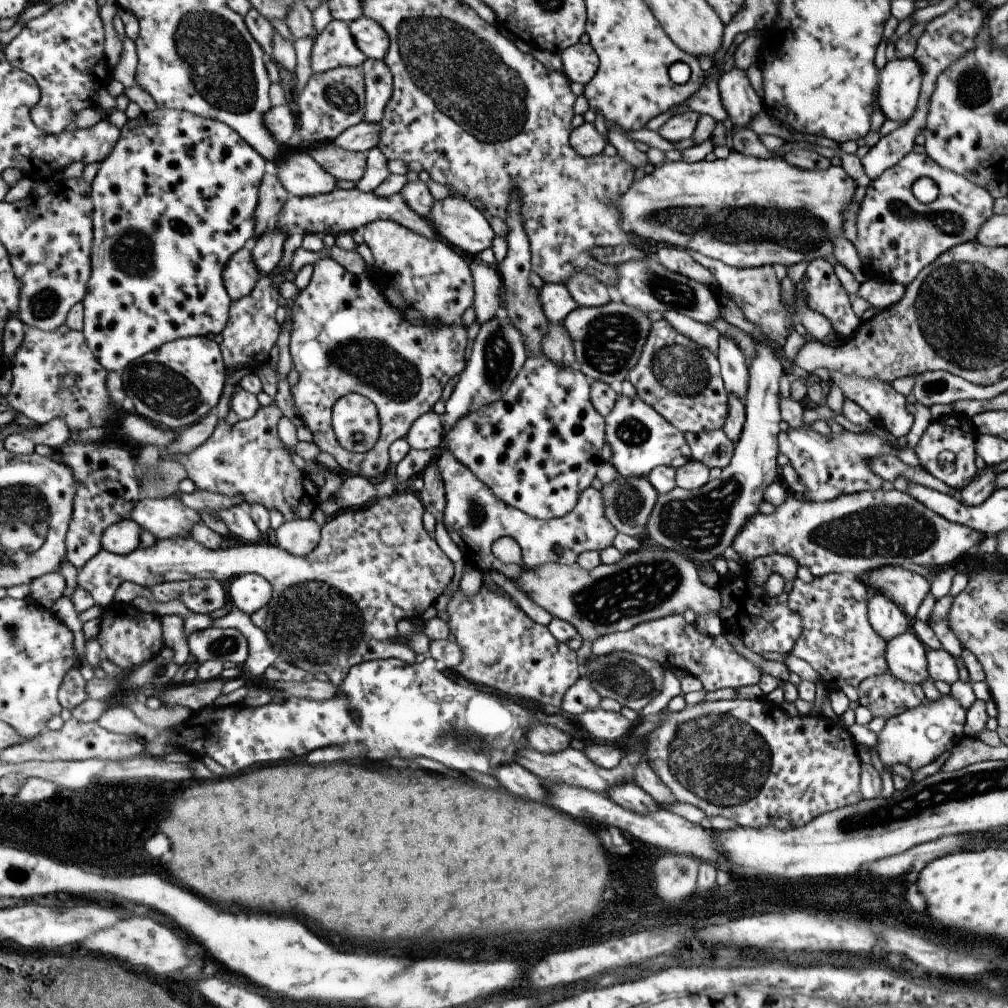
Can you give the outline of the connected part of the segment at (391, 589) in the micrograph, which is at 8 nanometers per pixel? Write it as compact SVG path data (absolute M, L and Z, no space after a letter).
M407 489L378 498L365 508L343 510L329 517L328 522L321 526L319 545L305 557L296 557L272 544L242 544L210 550L192 538L156 539L150 548L140 546L125 555L103 548L78 570L77 586L88 590L95 604L103 608L113 602L116 589L122 582L152 586L198 578L214 579L228 585L244 574L259 574L270 582L273 590L265 607L268 614L263 631L279 659L303 668L312 676L324 673L334 686L340 686L350 668L366 661L394 657L406 664L416 663L415 652L410 650L410 646L398 642L396 626L404 619L421 620L424 611L436 604L438 596L443 594L454 576L454 564L424 528L424 511L419 496Z

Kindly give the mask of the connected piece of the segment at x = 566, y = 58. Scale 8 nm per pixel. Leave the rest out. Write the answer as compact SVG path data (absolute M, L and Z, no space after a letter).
M578 43L560 53L564 73L571 82L588 84L599 67L597 52L590 43Z

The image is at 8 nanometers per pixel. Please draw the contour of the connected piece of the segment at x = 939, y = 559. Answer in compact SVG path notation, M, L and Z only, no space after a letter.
M896 489L867 490L856 494L844 494L832 502L810 502L790 493L788 500L775 506L772 514L754 514L734 538L732 548L740 555L748 566L757 558L781 554L796 560L798 566L810 570L818 578L825 574L847 574L853 578L865 580L870 572L882 566L906 566L910 563L920 564L928 568L949 565L974 550L985 535L973 528L952 522L937 512L930 510L909 494Z

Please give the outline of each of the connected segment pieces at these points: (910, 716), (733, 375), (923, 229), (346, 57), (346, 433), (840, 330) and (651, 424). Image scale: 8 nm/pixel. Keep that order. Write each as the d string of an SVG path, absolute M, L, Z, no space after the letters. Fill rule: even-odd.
M942 695L936 702L920 704L918 708L906 710L898 716L889 718L878 734L878 746L874 749L884 767L891 769L895 764L903 764L913 772L919 768L935 762L944 752L951 750L963 737L964 724L966 724L967 710L960 706L960 702L951 695Z
M721 336L718 362L726 392L744 402L748 394L748 367L740 346L734 340Z
M908 153L898 164L889 168L867 187L861 190L859 211L856 217L858 236L854 240L856 252L867 268L869 277L885 282L896 282L904 286L910 284L918 273L932 264L946 250L966 242L976 241L978 228L993 215L993 198L985 188L980 188L951 170L938 166L931 156ZM918 178L932 178L939 188L939 195L934 202L922 204L912 194L912 184Z
M331 20L313 44L311 67L316 74L334 70L334 68L360 68L366 59L354 44L349 23Z
M343 396L331 410L331 424L338 444L348 453L366 453L380 436L379 412L365 396Z
M817 258L809 262L802 280L802 294L806 304L826 316L836 336L849 339L858 330L863 318L852 311L849 294L836 277L833 266L828 261Z
M619 395L612 412L605 416L605 423L606 443L612 451L610 463L624 478L648 478L650 472L658 466L671 466L677 469L693 460L684 433L639 396L630 398Z

